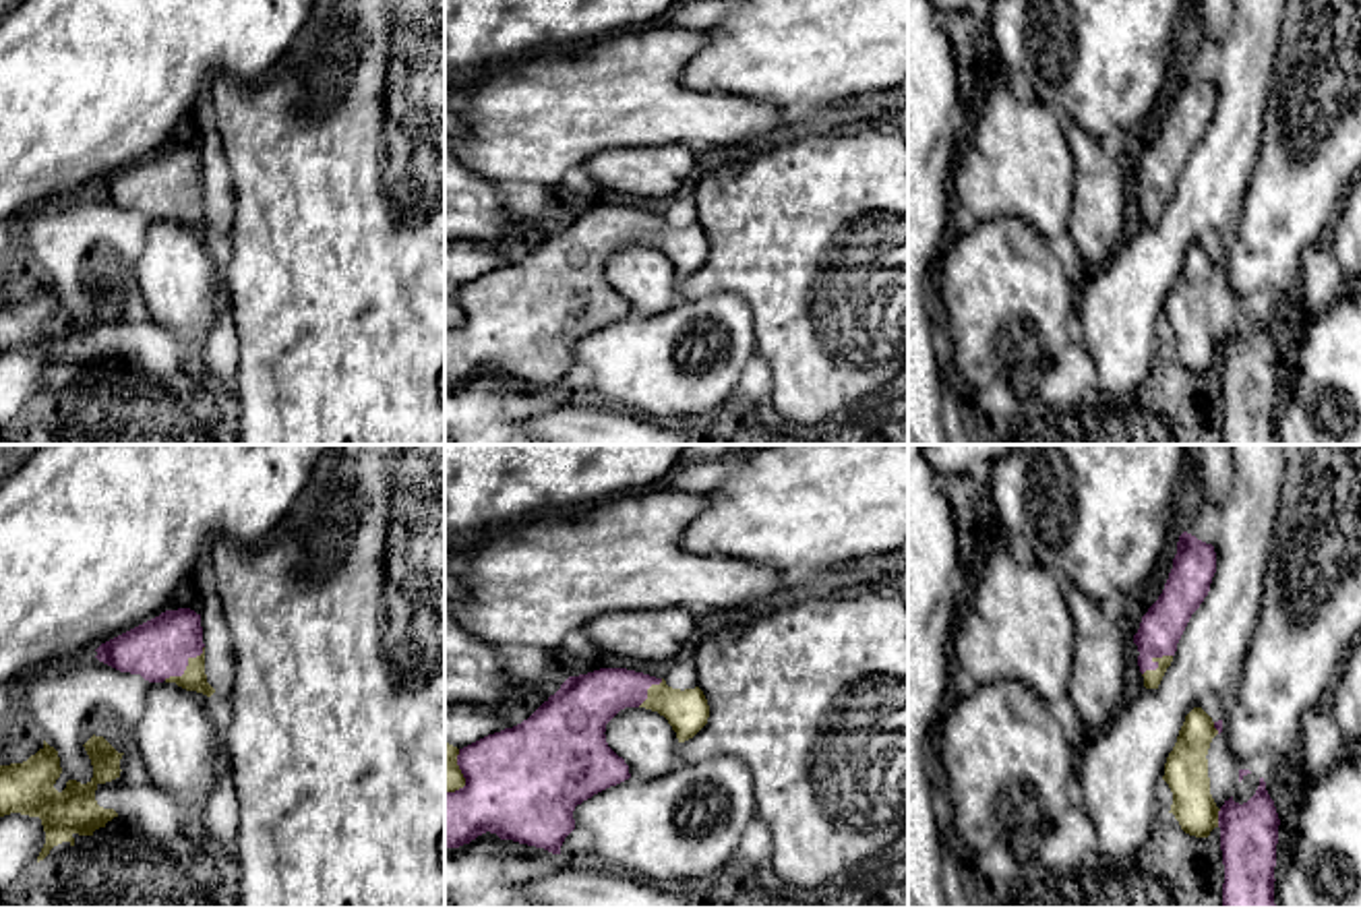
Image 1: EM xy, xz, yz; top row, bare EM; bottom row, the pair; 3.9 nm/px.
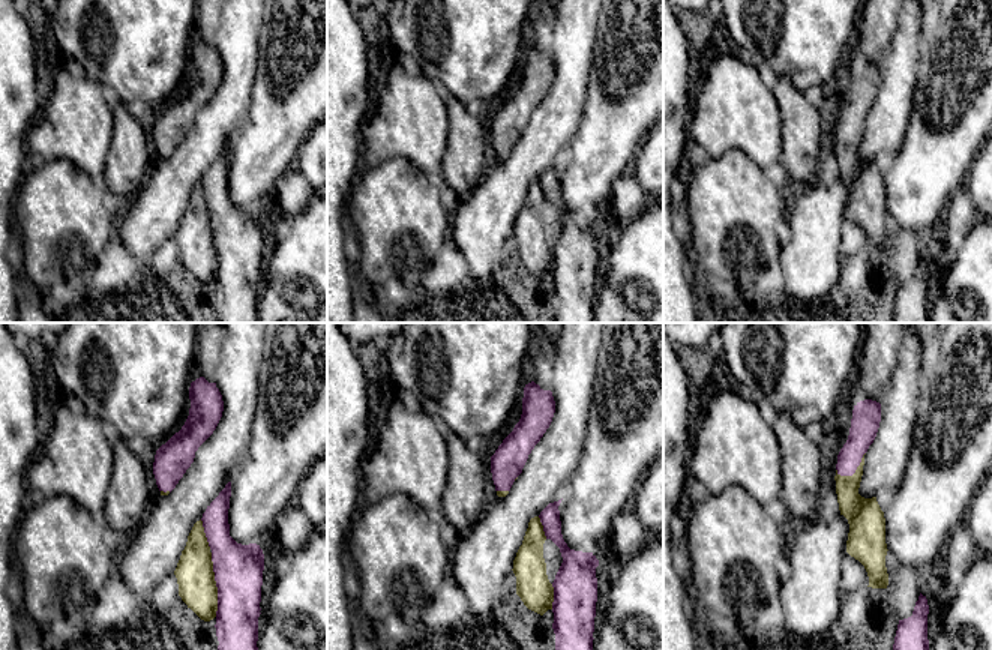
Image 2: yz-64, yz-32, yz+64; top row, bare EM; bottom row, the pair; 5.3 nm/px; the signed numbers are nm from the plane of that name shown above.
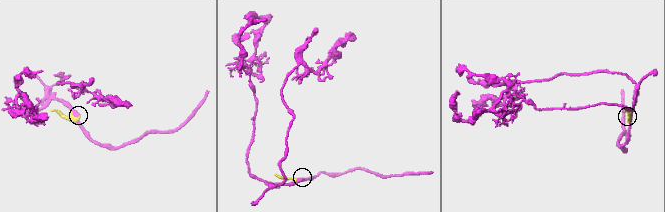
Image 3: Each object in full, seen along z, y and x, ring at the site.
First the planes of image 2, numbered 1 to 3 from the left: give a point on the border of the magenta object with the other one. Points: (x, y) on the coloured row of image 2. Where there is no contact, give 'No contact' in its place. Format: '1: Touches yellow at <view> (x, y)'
1: Touches yellow at yz-64 (215, 584)
2: Touches yellow at yz-32 (553, 596)
3: Touches yellow at yz+64 (856, 472)

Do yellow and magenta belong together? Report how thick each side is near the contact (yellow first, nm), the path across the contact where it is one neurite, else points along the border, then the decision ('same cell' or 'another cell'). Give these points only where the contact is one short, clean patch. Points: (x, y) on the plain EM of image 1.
calibres 90 and 240 nm; same cell

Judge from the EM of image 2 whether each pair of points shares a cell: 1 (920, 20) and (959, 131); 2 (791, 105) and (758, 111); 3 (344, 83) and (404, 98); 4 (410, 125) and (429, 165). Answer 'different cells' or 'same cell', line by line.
1: different cells
2: different cells
3: different cells
4: same cell

